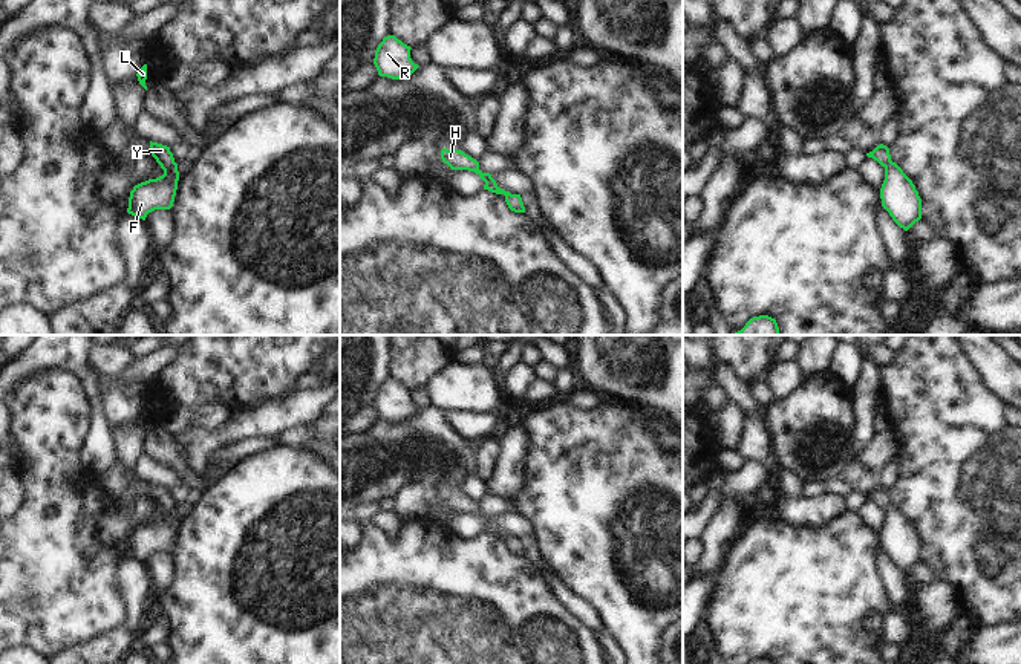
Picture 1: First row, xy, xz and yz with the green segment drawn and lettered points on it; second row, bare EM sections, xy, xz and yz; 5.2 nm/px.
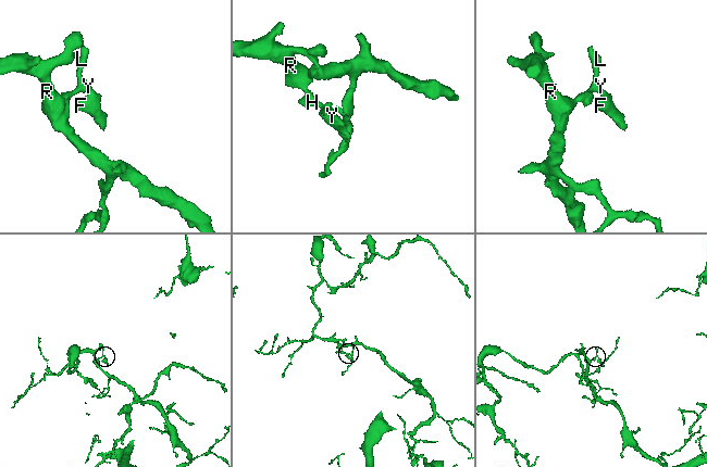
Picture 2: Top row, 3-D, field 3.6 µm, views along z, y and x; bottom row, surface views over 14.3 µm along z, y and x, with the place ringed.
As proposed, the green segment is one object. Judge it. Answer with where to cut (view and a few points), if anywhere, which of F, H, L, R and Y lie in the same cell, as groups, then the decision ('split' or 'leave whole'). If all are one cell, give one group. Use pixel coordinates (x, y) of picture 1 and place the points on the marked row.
cut none; groups F H L R Y; leave whole

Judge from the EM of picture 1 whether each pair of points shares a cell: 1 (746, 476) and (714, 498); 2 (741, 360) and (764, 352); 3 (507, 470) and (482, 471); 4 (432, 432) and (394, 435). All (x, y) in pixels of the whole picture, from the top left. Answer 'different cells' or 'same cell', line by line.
1: same cell
2: same cell
3: different cells
4: same cell

